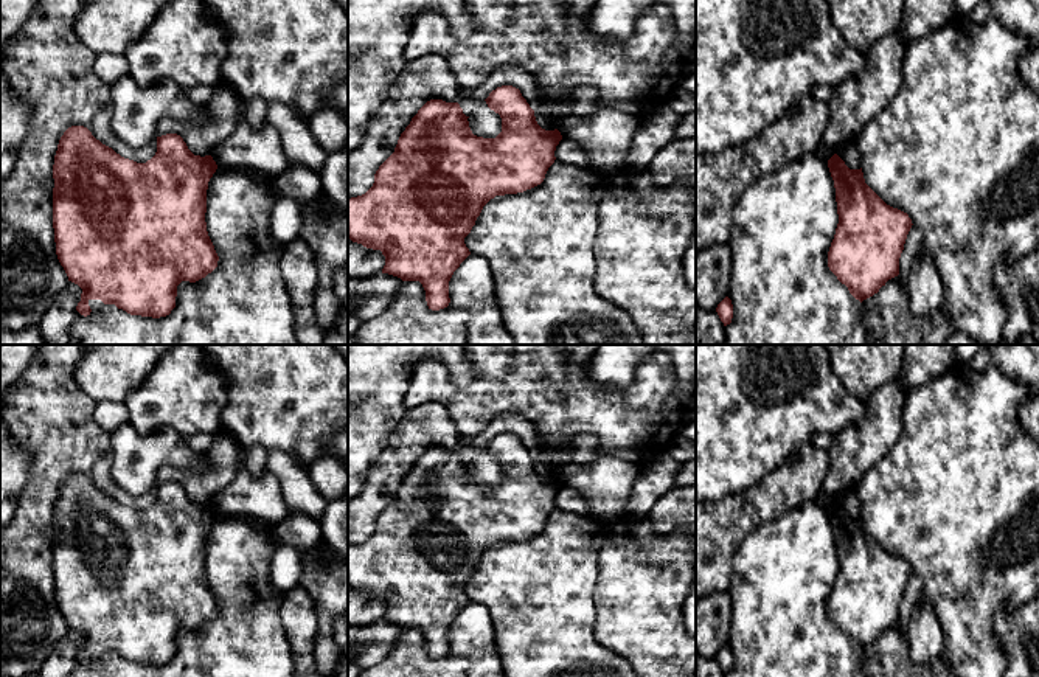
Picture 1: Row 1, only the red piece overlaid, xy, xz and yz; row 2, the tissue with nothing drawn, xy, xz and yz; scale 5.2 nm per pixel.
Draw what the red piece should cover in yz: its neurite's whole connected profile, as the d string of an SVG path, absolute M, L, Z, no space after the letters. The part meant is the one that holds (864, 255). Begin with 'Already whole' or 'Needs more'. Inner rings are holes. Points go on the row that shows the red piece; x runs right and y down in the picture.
Already whole. M837 154L828 168L839 214L828 267L862 303L899 275L899 258L913 224L865 183L862 168L850 169Z

